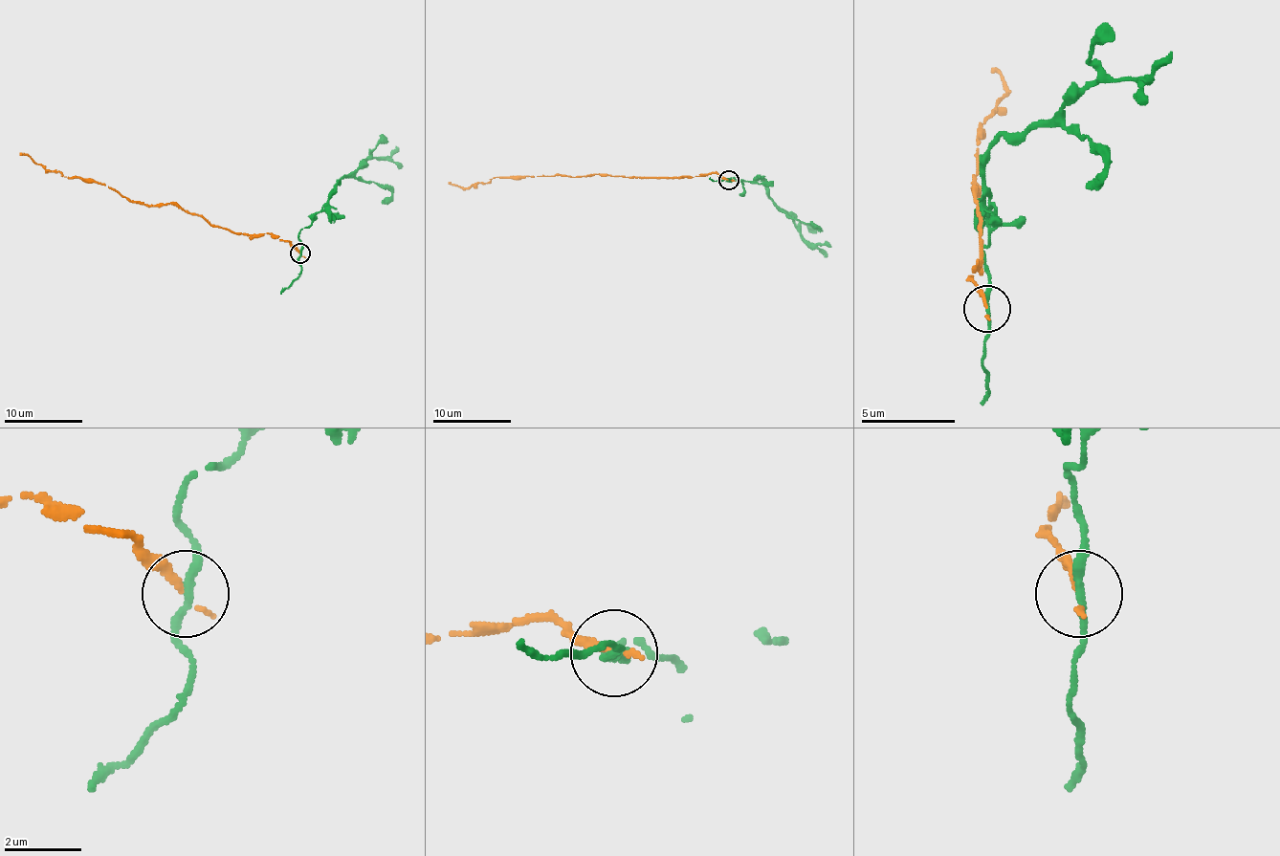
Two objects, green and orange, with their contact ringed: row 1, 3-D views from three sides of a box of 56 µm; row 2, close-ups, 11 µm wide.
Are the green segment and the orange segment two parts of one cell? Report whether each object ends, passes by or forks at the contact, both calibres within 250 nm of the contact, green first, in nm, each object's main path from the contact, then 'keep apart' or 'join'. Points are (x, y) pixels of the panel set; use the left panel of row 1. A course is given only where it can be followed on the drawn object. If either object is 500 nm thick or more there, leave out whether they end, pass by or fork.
green passes by; orange ends there; 200 nm thick on the green side, 200 nm on the other; green runs (299, 253), (299, 232), (311, 222), (331, 190), (342, 179), (374, 157), (392, 159), (402, 167); orange runs (299, 253), (268, 234), (234, 234), (173, 205), (130, 203), (104, 185), (46, 171), (20, 153); keep apart

